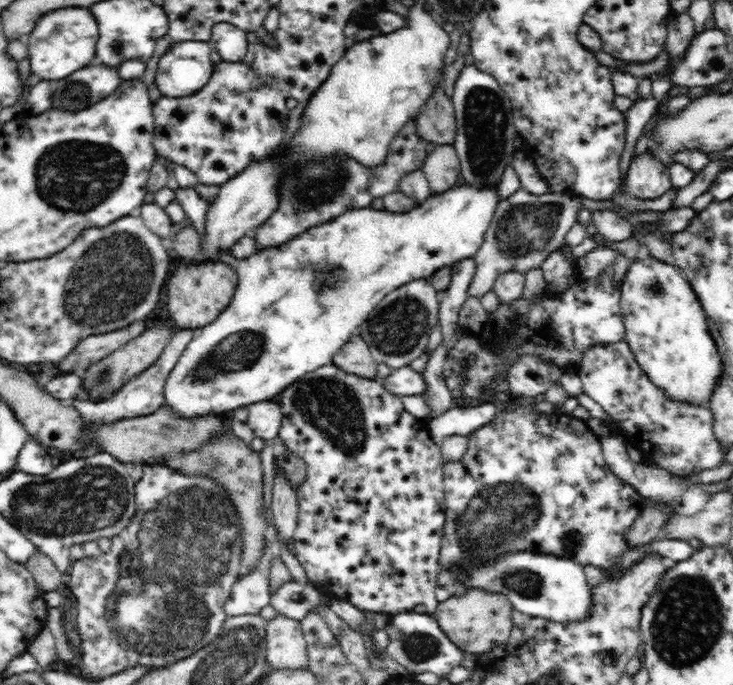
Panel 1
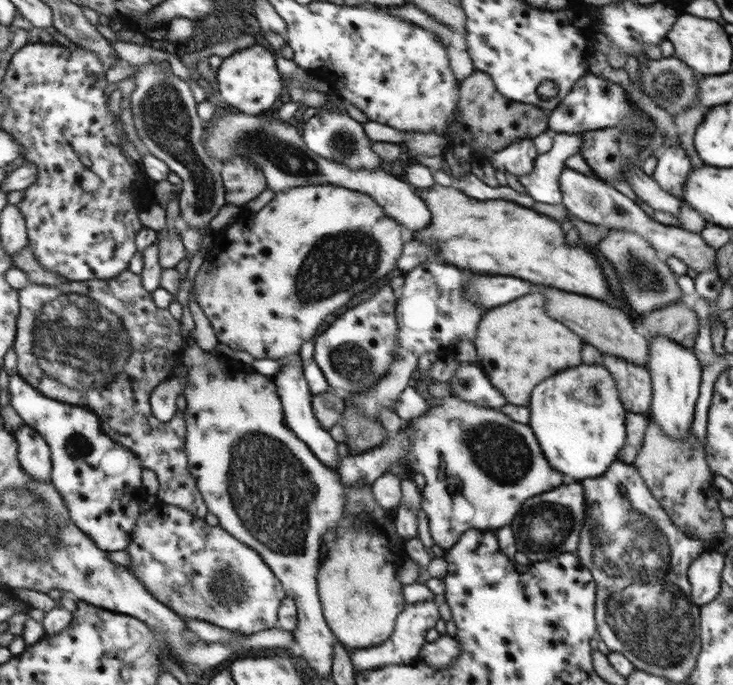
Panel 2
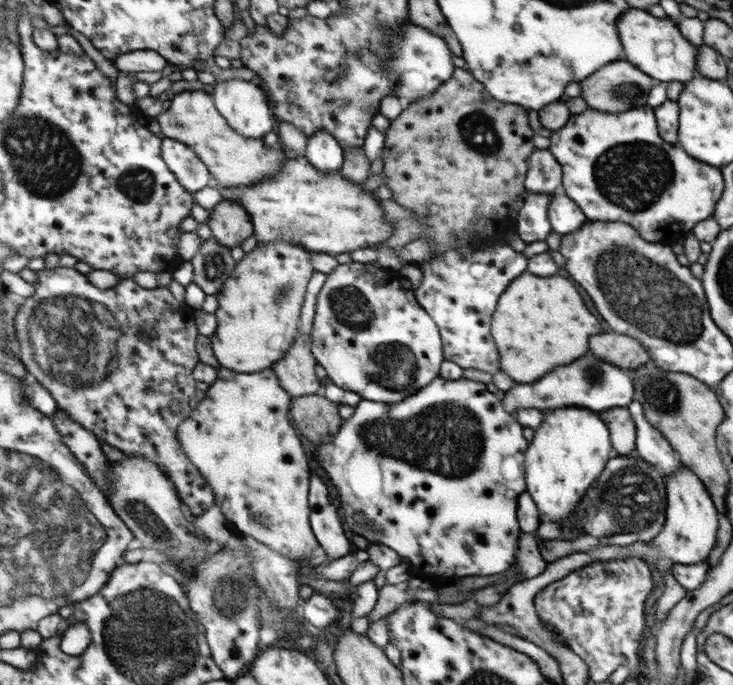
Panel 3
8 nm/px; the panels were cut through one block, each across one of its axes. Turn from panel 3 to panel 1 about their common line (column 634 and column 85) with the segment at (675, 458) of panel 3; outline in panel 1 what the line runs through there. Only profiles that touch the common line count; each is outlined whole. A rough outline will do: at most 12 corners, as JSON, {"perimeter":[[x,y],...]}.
{"perimeter":[[173,334],[144,373],[104,401],[70,400],[84,421],[112,425],[164,406],[164,384],[195,337]]}

